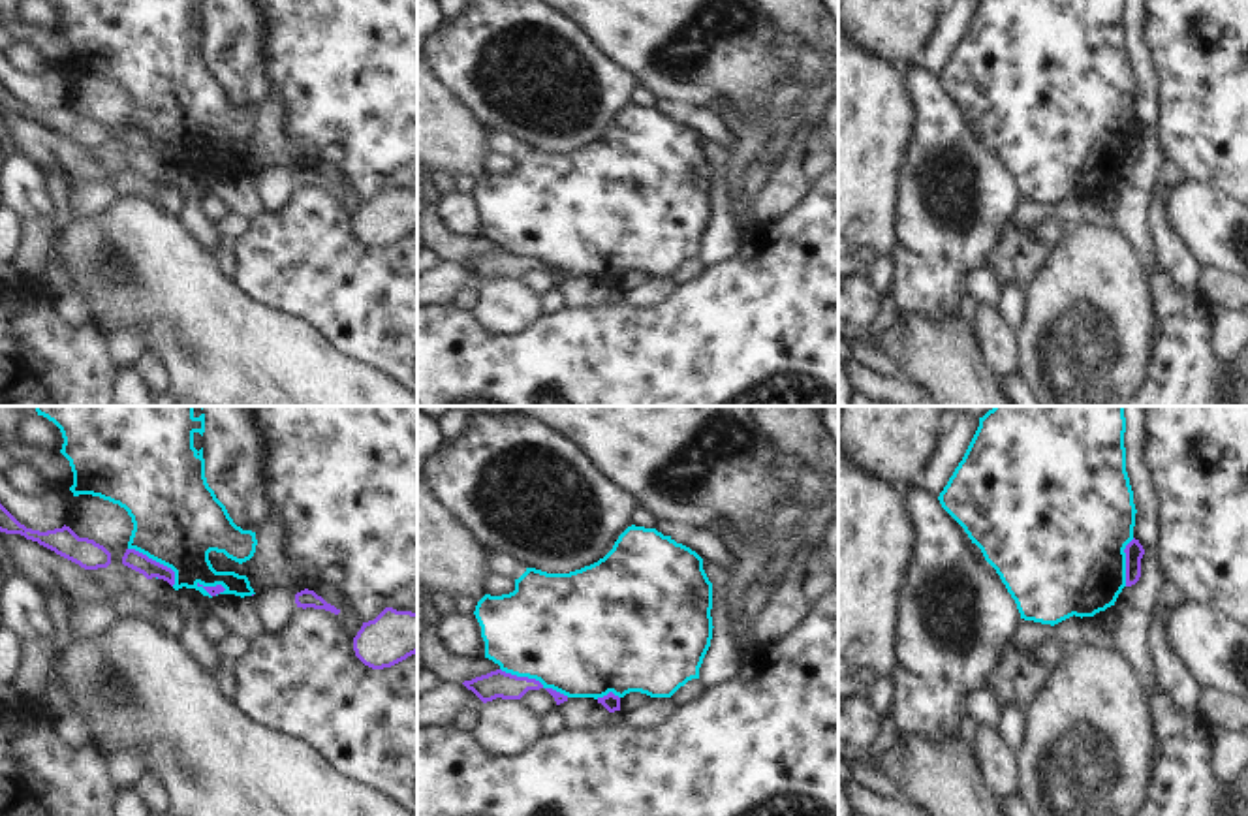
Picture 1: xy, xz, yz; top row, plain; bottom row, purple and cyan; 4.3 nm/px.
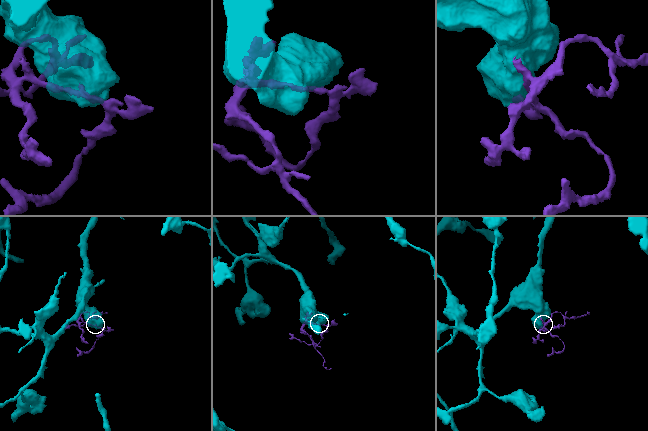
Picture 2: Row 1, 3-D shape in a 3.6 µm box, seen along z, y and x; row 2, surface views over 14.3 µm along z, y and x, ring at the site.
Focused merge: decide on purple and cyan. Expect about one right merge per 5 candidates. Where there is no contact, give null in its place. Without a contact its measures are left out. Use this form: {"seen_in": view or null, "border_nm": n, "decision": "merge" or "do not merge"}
{"seen_in": "xz", "border_nm": 320, "decision": "do not merge"}

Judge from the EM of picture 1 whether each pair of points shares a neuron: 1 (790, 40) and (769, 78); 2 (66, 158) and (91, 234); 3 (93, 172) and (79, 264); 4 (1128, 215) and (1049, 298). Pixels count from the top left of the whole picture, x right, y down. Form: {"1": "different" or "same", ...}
{"1": "different", "2": "different", "3": "different", "4": "different"}

